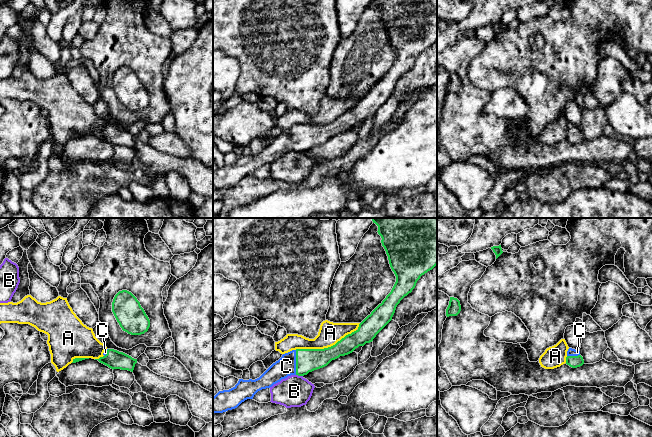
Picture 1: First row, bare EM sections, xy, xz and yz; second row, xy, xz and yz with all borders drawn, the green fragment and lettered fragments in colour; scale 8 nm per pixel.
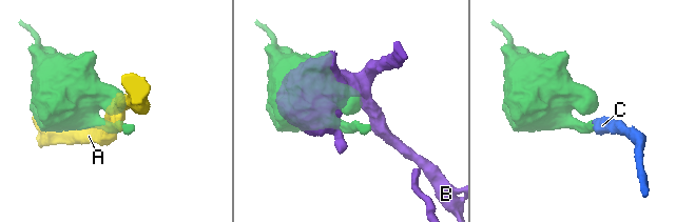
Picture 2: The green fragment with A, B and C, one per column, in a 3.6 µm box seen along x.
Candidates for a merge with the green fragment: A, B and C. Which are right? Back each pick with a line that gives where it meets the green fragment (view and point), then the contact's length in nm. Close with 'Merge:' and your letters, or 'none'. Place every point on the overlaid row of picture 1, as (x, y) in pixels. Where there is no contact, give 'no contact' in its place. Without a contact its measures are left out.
C: meets green in xz at (296, 362); contact 200 nm long
Merge: C

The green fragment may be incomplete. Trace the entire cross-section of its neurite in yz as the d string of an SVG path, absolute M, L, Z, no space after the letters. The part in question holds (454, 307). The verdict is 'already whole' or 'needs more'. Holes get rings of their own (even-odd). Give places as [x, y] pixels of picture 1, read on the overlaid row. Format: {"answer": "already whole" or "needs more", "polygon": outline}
{"answer": "already whole", "polygon": "M450 297L449 305L446 309L446 316L457 316L461 311L460 301L457 298Z"}

